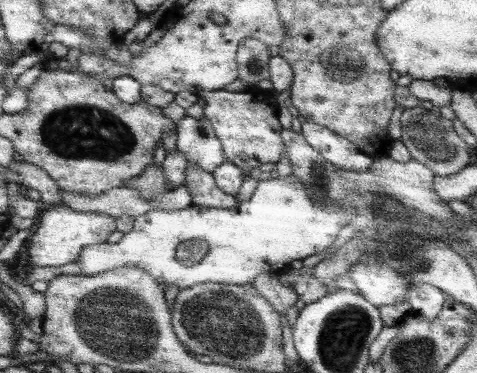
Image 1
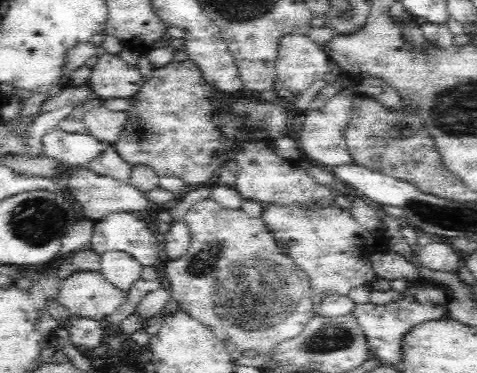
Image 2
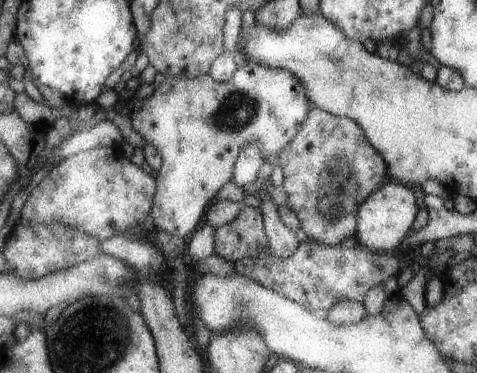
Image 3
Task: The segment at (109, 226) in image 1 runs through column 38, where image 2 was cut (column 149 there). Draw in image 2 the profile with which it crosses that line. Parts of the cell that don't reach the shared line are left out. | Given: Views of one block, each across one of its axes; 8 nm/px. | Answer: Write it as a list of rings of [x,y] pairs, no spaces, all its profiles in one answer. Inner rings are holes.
[[[122,212],[122,214],[110,214],[104,218],[104,222],[98,222],[94,226],[94,238],[90,246],[100,256],[104,252],[122,252],[126,256],[132,256],[142,266],[154,266],[160,258],[160,236],[152,232],[146,224],[146,220]]]

